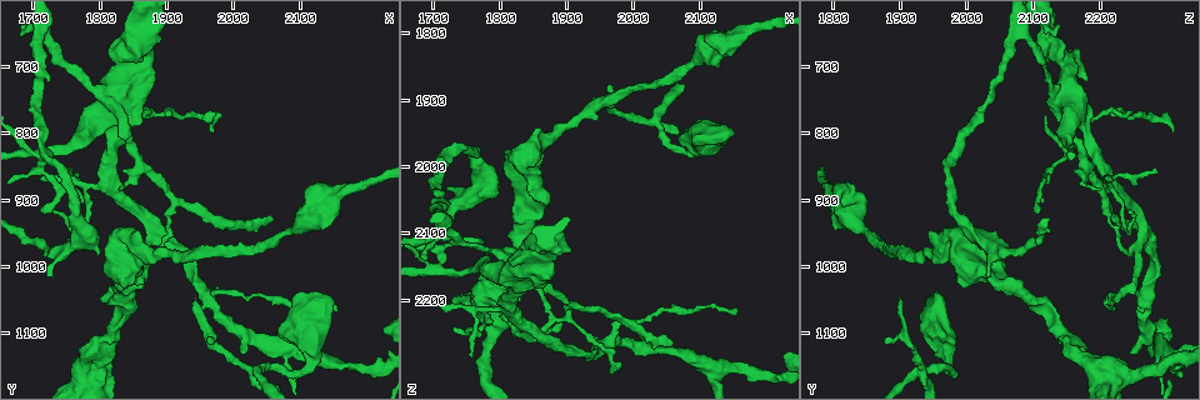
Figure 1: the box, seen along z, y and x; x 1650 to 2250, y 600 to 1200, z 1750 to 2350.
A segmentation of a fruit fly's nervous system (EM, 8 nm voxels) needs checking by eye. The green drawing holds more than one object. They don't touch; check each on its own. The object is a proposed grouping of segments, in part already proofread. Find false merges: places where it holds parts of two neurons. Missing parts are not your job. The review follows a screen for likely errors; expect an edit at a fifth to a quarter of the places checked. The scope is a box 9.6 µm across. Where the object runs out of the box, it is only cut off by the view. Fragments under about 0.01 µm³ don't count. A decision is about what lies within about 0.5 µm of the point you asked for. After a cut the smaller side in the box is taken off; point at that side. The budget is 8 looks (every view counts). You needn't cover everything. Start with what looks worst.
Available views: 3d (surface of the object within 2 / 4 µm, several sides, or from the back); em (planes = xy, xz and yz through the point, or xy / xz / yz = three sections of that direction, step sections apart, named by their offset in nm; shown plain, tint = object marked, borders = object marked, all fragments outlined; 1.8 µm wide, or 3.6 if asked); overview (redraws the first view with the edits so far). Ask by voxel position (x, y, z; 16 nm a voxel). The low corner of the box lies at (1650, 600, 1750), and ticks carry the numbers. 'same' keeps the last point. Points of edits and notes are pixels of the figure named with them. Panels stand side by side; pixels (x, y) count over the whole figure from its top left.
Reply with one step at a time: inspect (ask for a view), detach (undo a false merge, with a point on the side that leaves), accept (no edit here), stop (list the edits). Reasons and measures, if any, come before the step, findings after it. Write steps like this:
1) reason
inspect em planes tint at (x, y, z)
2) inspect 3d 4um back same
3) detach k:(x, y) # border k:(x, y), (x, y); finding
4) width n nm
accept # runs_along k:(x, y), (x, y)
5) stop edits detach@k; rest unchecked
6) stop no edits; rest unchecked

looks like a crossing
inspect 3d 2um back at (2030, 1155, 1930)

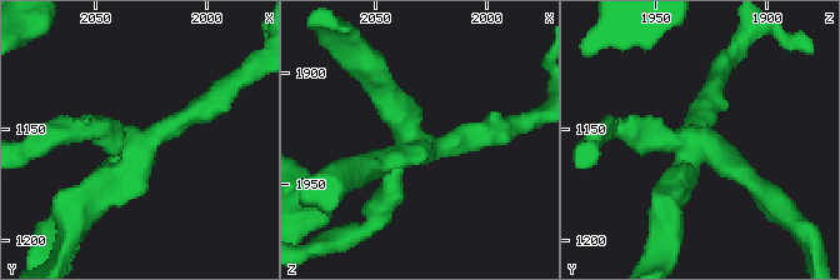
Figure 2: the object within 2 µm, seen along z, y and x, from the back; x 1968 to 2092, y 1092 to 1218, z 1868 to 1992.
arms 4
inspect em xy step 4 tint at (2032, 1157, 1932)

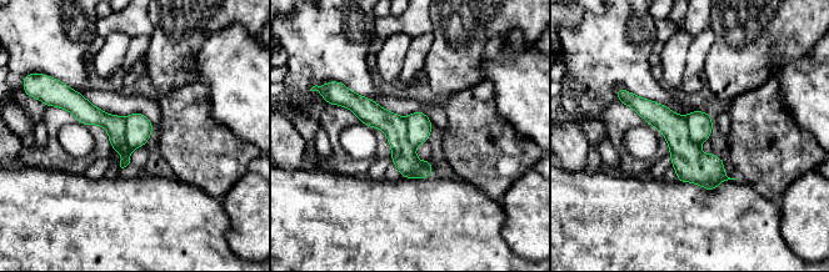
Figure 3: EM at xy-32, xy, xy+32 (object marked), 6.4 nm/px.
cut it another way
inspect em planes tint same

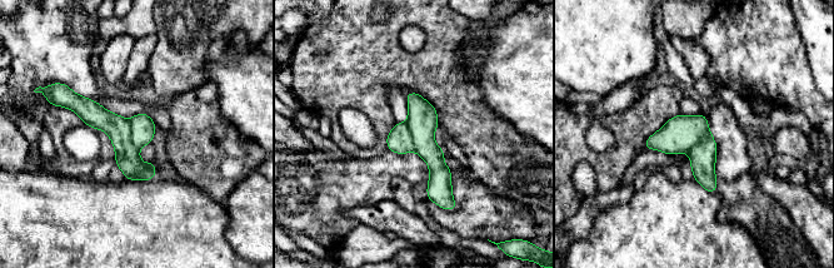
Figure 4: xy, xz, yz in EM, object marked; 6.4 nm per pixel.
width 220 nm
detach 4:(128, 159) # two neurons meet here

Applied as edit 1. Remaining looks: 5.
thick turns thin
inspect em 3.6um planes borders at (1850, 975, 1970)

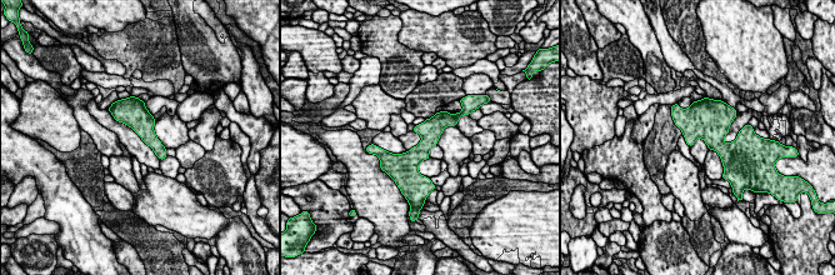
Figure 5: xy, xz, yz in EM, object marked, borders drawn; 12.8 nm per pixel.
width 240 nm
accept # continuous, no second neuron

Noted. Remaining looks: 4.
thick turns thin
inspect 3d 4um at (1810, 765, 2165)

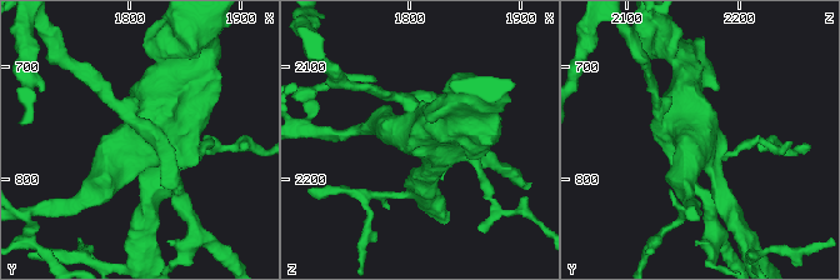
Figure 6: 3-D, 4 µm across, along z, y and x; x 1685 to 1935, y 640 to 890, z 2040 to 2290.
need the tissue
inspect em 3.6um planes tint at (1808, 762, 2160)

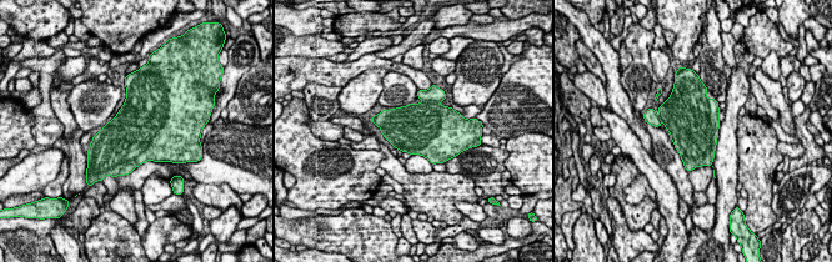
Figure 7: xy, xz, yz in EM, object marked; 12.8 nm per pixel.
detach 7:(434, 94) # border 7:(424, 100), (437, 104); a second neuron is stuck on

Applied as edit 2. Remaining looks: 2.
stop edits detach@4, detach@7; rest unchecked

